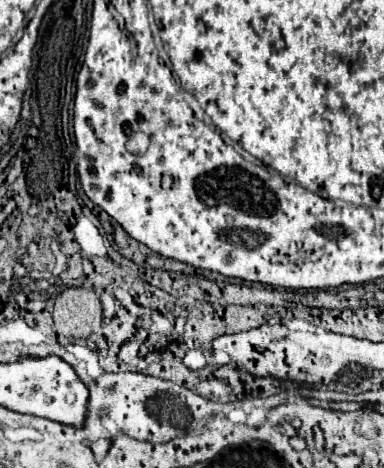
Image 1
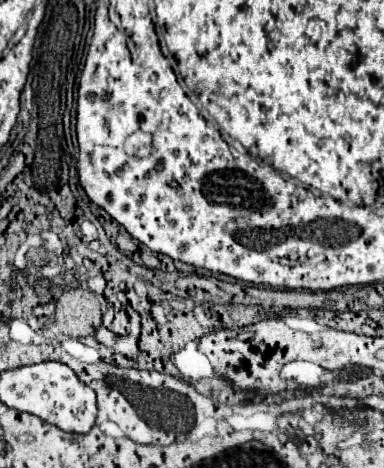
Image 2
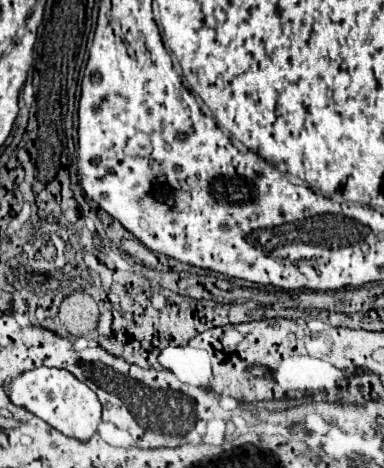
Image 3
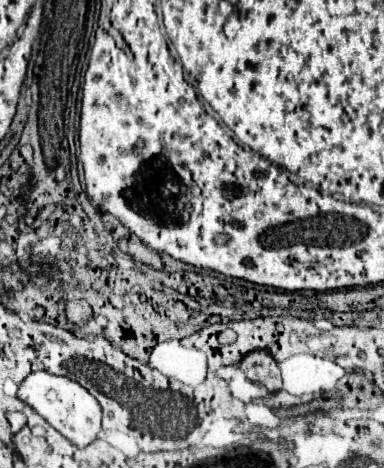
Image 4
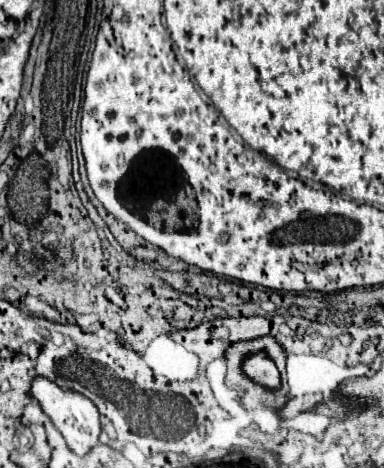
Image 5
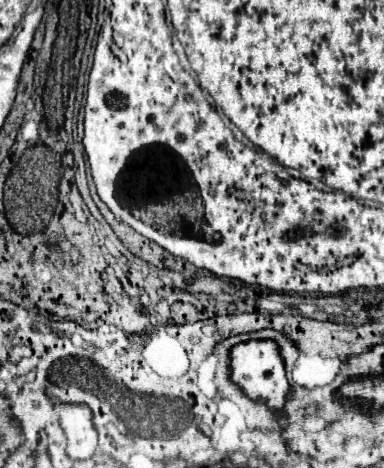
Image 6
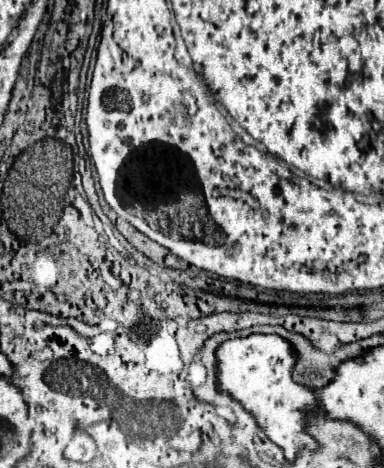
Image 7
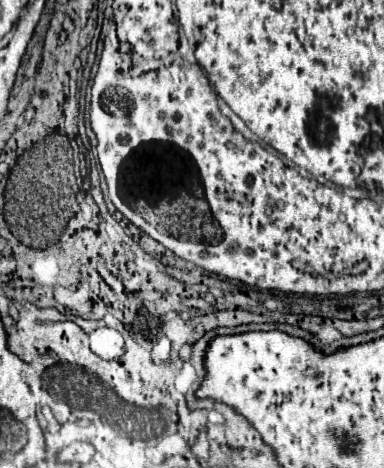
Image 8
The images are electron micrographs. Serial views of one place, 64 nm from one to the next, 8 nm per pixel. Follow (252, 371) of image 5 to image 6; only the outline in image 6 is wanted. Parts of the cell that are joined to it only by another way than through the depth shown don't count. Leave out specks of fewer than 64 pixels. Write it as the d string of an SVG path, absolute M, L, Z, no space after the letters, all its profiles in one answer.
M248 340L234 344L228 352L230 358L230 380L244 392L246 398L254 402L264 402L266 408L278 418L284 420L284 406L292 394L292 386L286 380L286 364L280 356L276 340Z

